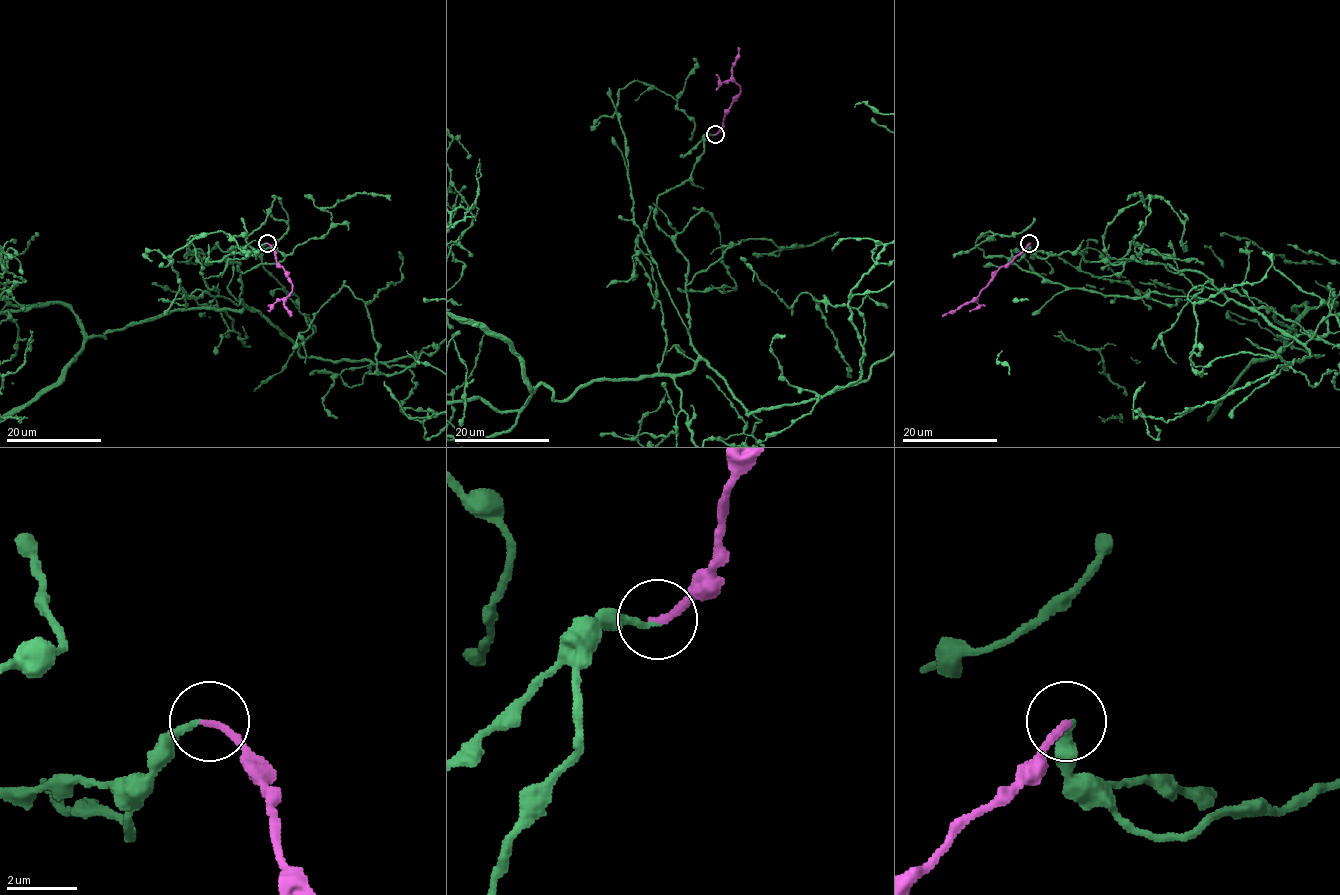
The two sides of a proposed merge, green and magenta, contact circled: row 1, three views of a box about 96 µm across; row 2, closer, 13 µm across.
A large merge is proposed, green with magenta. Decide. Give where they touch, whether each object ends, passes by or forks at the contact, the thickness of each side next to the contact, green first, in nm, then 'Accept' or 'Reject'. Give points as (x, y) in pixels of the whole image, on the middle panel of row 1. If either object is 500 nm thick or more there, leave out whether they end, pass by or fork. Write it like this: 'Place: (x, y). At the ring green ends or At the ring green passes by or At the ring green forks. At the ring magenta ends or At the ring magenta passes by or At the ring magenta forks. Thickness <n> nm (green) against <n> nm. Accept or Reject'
Place: (715, 134). At the ring green ends. At the ring magenta ends. Thickness 160 nm (green) against 200 nm. Accept

